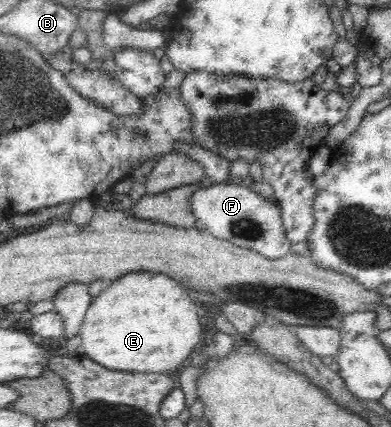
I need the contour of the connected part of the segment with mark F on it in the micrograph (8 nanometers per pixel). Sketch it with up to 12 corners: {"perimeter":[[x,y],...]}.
{"perimeter":[[250,186],[192,192],[196,221],[270,260],[289,253],[281,206]]}

